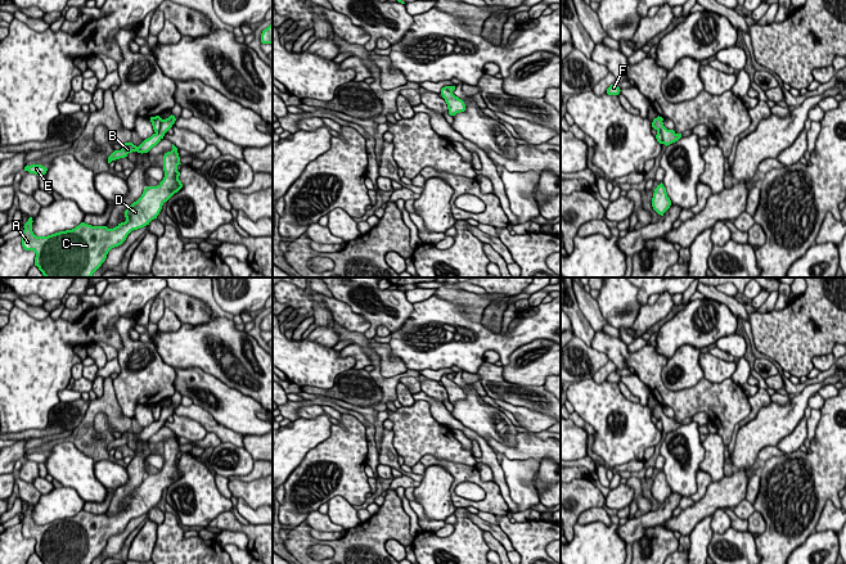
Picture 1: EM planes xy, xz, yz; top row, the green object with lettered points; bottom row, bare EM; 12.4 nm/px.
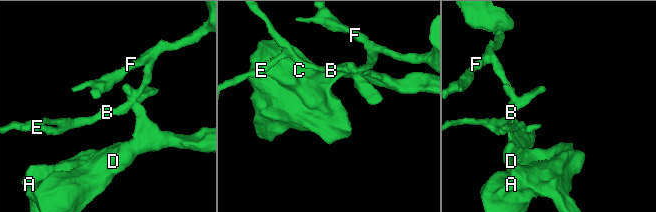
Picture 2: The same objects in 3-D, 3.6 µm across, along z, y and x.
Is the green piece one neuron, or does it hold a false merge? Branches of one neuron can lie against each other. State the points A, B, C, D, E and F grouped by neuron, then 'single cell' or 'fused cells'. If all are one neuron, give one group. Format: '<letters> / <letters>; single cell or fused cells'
A C D / B E F; fused cells

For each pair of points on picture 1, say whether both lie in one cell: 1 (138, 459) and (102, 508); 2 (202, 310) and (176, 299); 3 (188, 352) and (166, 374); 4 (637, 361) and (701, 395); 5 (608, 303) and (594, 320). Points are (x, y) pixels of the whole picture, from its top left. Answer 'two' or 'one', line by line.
1: one
2: one
3: two
4: one
5: two

